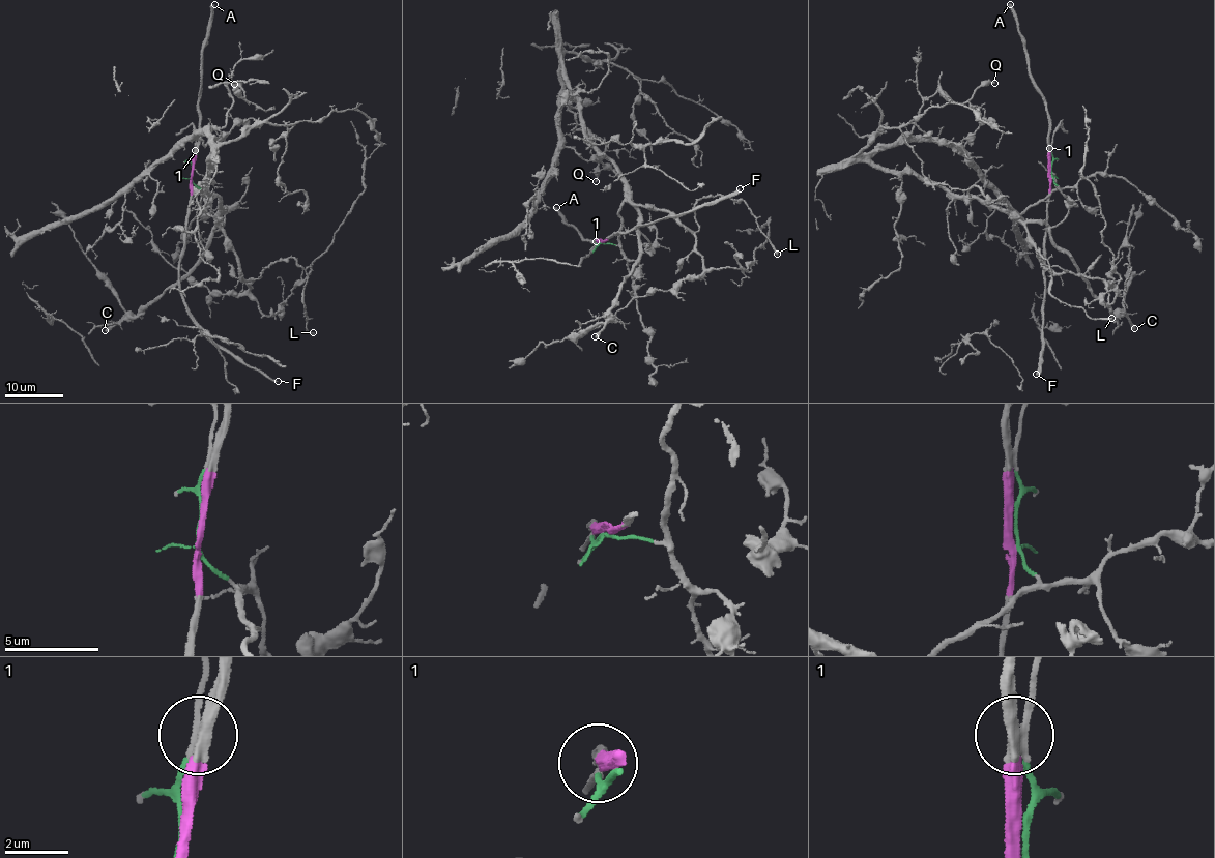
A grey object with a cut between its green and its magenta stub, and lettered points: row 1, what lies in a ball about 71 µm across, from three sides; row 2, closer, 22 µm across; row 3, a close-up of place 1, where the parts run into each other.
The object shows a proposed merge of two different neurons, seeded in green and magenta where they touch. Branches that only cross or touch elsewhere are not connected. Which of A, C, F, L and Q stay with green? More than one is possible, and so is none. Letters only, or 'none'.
C, L, Q

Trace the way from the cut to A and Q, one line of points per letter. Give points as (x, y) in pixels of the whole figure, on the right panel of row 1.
A: (1049, 172), (1047, 102), (1030, 72), (1024, 39), (1009, 3)
Q: (1051, 172), (1057, 188), (1019, 214), (871, 158), (909, 135), (937, 86), (964, 104), (994, 83)

